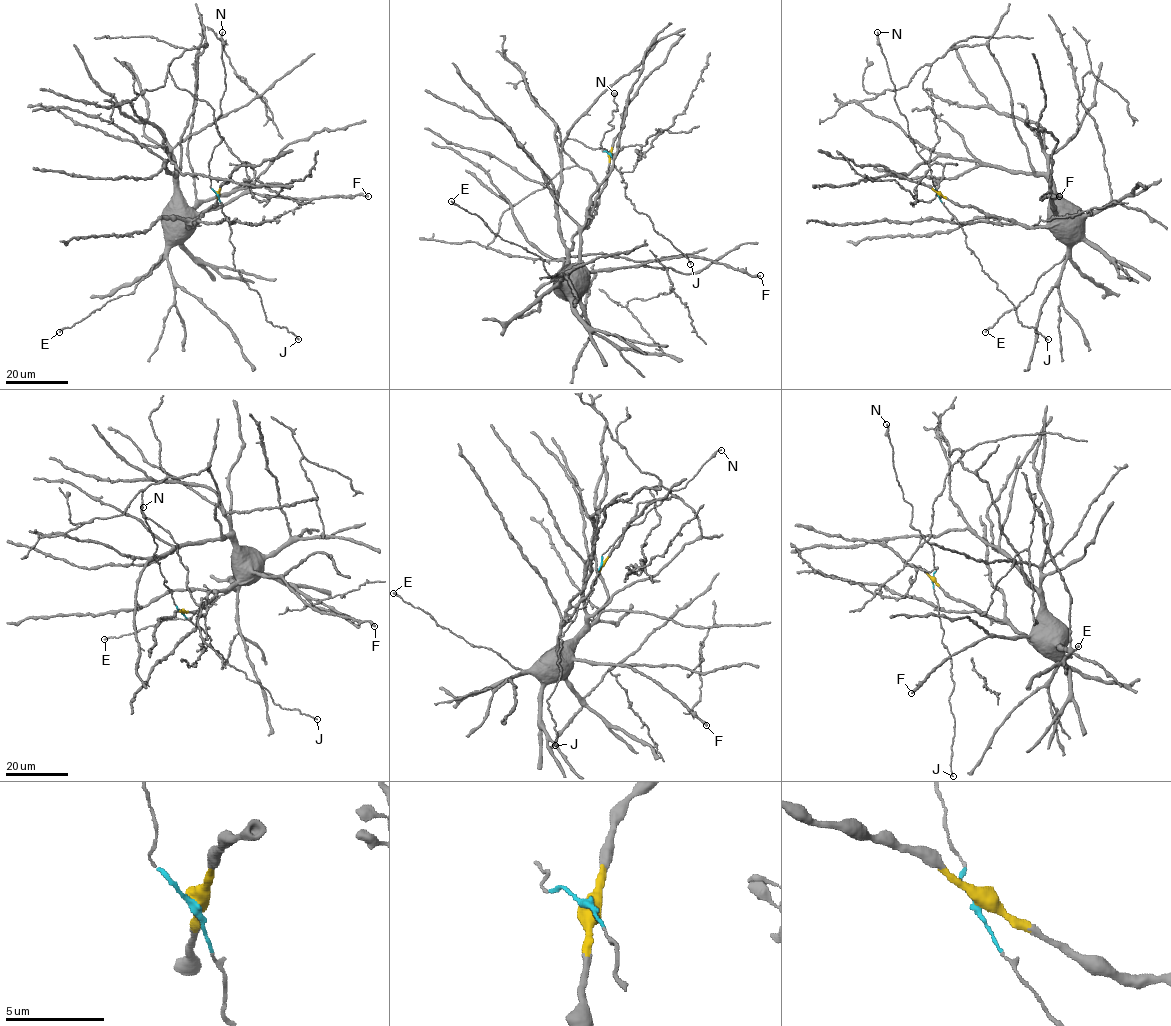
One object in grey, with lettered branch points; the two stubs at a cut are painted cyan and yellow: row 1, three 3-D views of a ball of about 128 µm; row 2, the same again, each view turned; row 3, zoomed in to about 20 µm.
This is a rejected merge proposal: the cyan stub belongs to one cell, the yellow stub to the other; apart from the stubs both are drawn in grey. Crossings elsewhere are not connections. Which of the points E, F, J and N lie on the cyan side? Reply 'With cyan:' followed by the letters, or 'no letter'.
With cyan: J, N

